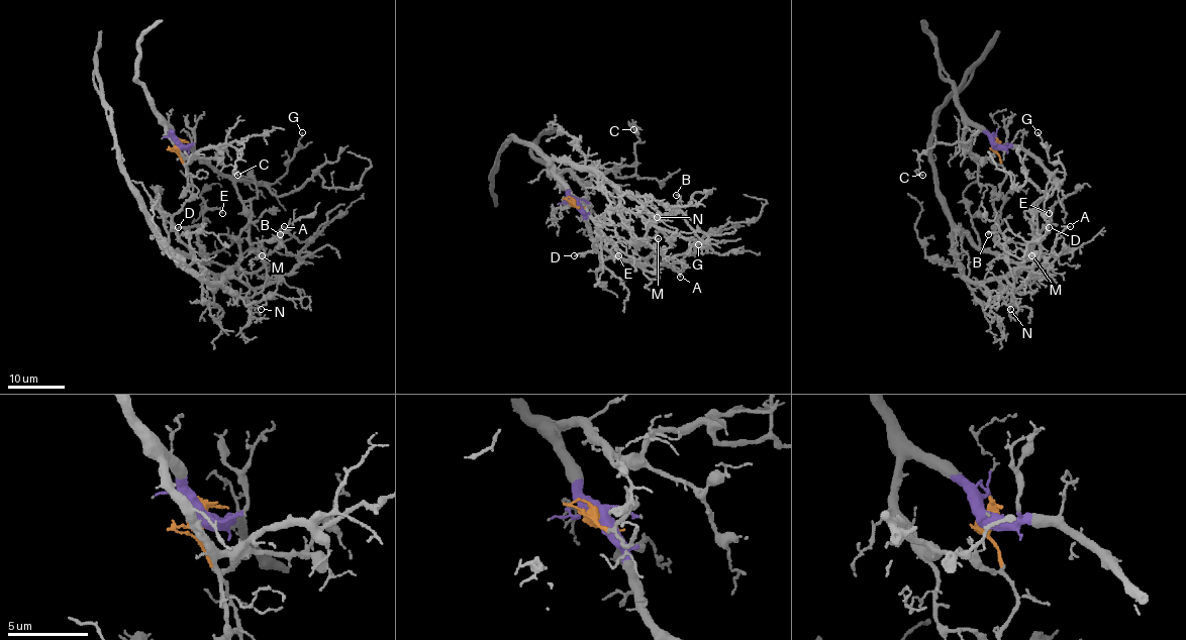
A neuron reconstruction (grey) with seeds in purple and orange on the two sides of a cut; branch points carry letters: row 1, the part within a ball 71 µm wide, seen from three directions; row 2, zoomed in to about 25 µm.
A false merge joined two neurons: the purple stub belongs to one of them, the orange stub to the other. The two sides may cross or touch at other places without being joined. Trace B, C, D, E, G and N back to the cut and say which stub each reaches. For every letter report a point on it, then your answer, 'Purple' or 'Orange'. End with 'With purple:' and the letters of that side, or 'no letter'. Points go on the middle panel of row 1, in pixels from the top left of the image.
B: Place: (676, 195). Purple
C: Place: (633, 129). Purple
D: Place: (574, 255). Orange
E: Place: (618, 255). Orange
G: Place: (698, 244). Purple
N: Place: (657, 217). Orange
With purple: B, C, G

